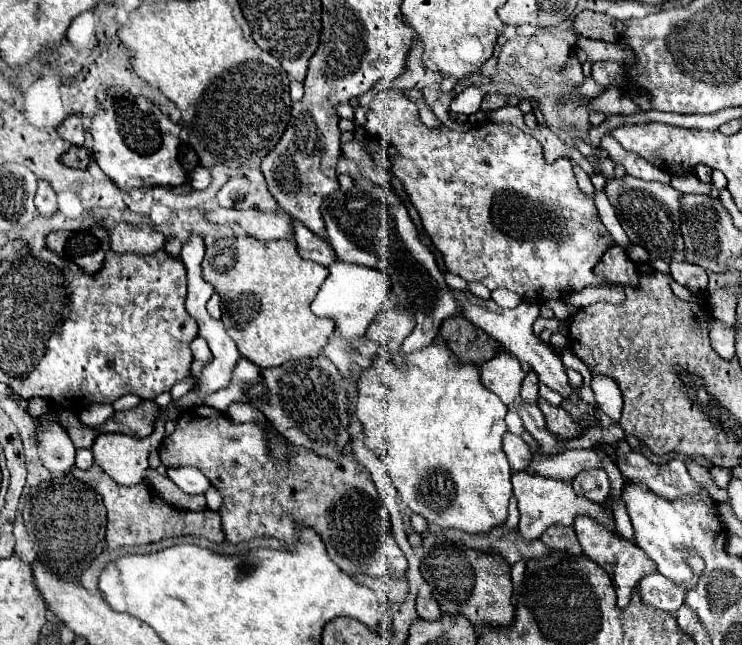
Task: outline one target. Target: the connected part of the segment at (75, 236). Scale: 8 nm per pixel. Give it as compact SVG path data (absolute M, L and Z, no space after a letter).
M91 226L79 232L51 232L47 236L47 246L75 264L85 268L87 274L99 272L105 254L111 248L109 230L103 226Z

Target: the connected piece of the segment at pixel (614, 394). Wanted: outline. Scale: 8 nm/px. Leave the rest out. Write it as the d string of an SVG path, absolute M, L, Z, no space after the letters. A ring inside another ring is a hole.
M593 374L591 376L591 390L595 394L595 402L597 402L599 410L603 414L607 414L613 422L619 422L623 400L621 400L621 390L619 390L617 382L609 376Z

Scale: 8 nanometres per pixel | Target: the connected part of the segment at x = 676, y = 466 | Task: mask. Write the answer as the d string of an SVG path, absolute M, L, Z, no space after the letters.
M615 450L617 466L629 480L643 482L649 490L663 498L685 496L701 486L689 476L681 460L669 460L667 464L653 464L643 454L623 454Z

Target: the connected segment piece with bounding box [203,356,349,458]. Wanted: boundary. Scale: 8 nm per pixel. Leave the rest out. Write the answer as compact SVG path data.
M247 358L235 366L231 384L205 398L203 404L225 412L231 402L249 402L265 414L271 426L291 444L305 446L319 456L337 458L339 450L349 442L349 416L345 412L347 392L335 364L325 358L299 358L275 368L259 368Z

